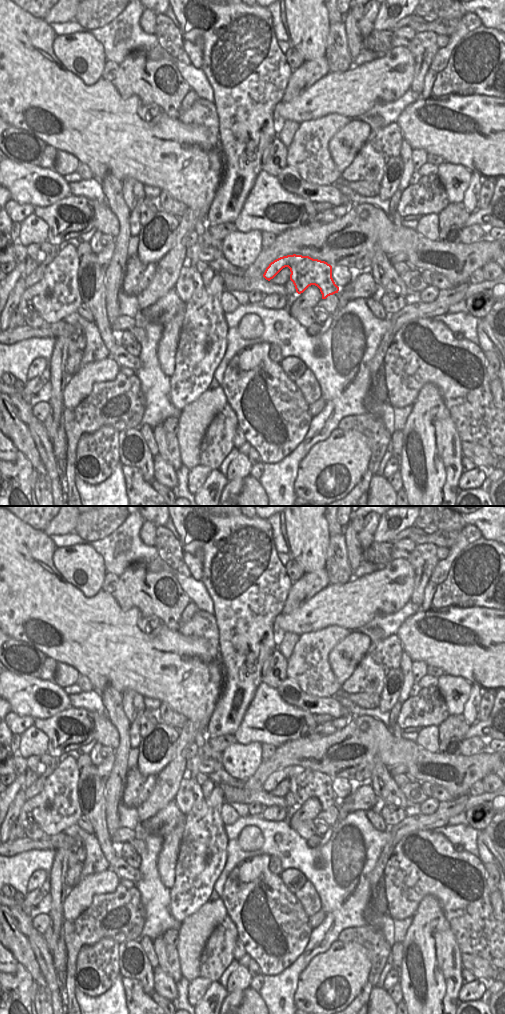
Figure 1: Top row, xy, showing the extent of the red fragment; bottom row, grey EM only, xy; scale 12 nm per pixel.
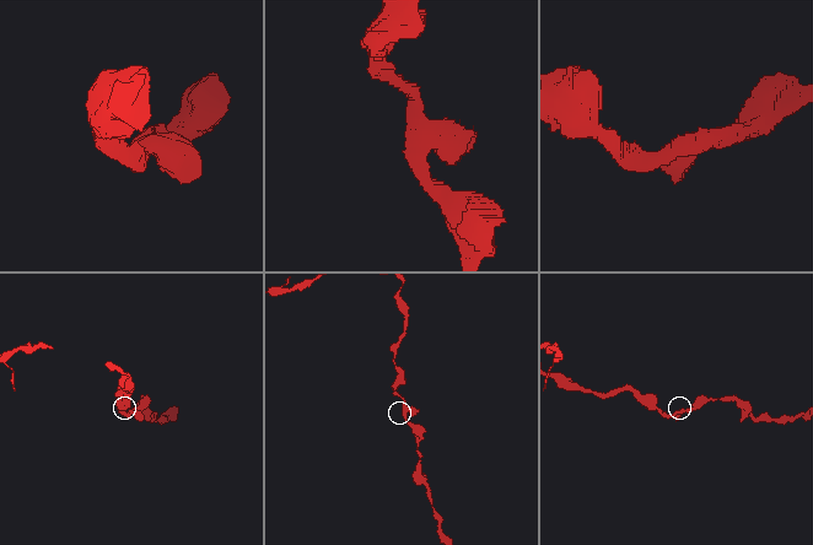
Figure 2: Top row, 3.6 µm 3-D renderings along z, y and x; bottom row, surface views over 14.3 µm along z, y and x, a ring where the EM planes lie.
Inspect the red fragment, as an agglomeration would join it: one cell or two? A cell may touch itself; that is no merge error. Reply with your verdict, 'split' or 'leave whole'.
leave whole

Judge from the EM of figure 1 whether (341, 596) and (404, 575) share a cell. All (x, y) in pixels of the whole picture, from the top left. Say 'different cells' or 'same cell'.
same cell

